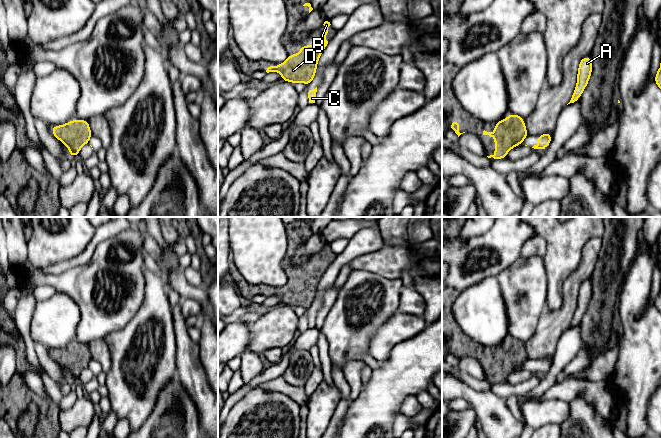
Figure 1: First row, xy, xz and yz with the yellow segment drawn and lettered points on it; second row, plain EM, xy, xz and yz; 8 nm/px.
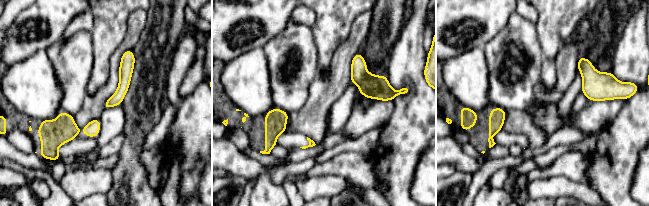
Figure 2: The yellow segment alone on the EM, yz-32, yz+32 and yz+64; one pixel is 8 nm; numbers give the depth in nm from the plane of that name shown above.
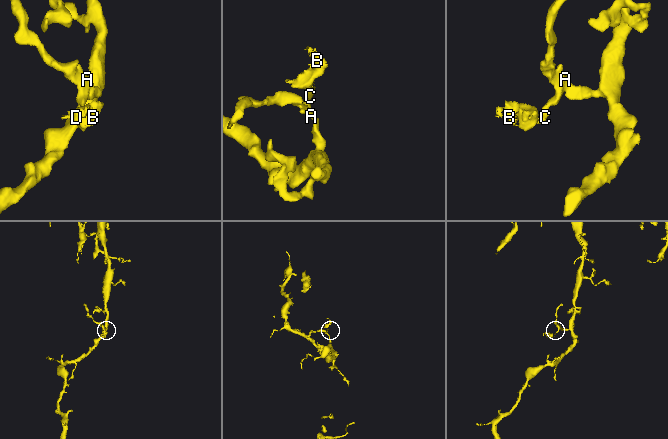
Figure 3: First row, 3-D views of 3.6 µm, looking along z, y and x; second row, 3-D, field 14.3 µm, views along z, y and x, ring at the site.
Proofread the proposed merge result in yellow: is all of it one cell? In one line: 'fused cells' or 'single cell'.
fused cells

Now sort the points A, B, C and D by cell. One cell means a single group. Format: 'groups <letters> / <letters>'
groups A C / B D

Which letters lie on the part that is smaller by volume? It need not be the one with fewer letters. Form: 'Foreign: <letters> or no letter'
Foreign: B, D

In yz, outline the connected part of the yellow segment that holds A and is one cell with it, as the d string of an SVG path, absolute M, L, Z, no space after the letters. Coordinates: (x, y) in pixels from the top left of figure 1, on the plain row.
M585 280L581 283L579 287L579 292L577 297L577 308L574 317L572 319L572 322L568 328L574 327L579 322L581 322L581 319L589 306L591 297L592 297L591 282L589 280Z

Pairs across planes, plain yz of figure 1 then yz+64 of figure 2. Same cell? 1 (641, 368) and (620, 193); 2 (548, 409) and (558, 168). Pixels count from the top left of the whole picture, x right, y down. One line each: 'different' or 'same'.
1: same
2: different

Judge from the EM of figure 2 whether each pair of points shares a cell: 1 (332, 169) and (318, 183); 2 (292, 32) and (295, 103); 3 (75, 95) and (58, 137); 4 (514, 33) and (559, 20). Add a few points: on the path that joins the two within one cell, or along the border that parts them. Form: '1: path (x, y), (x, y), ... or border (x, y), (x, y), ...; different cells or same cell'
1: border (304, 175), (340, 175), (344, 179); different cells
2: path (299, 50), (302, 54), (302, 65), (295, 85); same cell
3: border (62, 110), (72, 116); different cells
4: border (534, 24), (542, 50); different cells

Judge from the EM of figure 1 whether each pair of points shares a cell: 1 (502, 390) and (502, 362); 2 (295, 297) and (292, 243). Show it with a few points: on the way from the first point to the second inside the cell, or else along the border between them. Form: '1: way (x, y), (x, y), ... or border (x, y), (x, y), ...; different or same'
1: border (489, 382), (505, 383); different
2: way (295, 284), (295, 273), (289, 266), (289, 256); same

